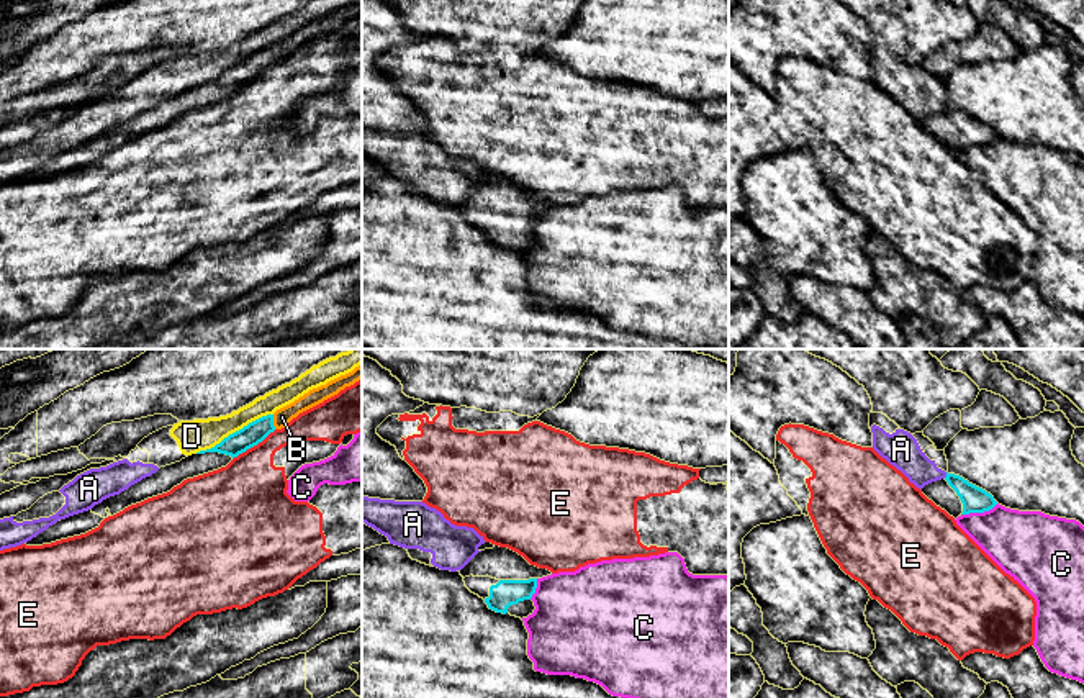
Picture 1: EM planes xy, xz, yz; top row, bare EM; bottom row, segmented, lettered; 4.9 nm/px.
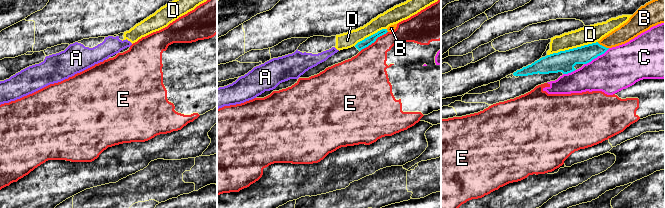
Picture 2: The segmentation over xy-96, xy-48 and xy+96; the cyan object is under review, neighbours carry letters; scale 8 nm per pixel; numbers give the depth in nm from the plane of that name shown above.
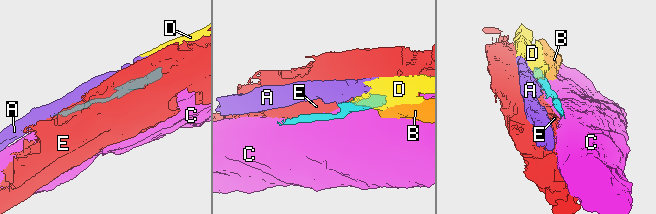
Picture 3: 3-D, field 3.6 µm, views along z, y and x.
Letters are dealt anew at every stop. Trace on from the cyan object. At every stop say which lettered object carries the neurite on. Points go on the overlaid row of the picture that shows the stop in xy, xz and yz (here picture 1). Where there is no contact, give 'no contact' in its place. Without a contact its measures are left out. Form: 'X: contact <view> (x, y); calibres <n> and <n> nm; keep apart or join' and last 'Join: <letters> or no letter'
A: contact yz (947, 475); calibres 130 and 170 nm; keep apart
B: contact xy (272, 421); calibres 110 and 90 nm; join
C: contact yz (980, 512); calibres 130 and 300 nm; keep apart
D: contact xy (233, 433); calibres 110 and 160 nm; keep apart
E: contact xy (254, 444); calibres 110 and 360 nm; keep apart
Join: B

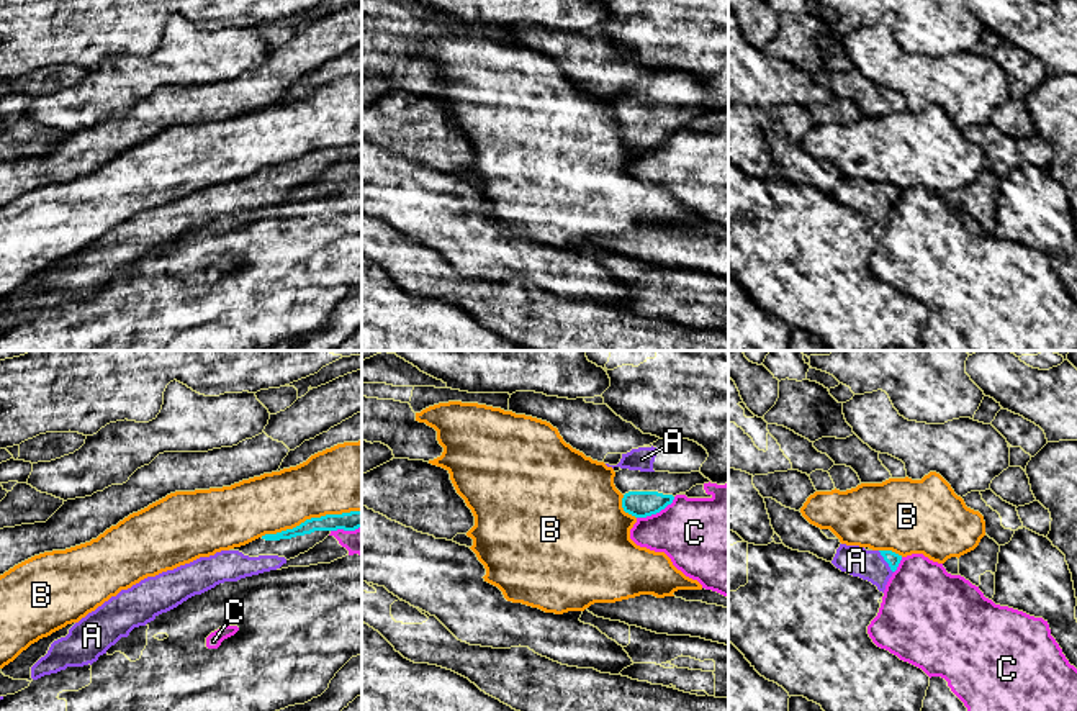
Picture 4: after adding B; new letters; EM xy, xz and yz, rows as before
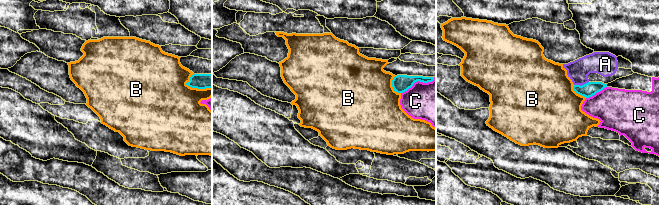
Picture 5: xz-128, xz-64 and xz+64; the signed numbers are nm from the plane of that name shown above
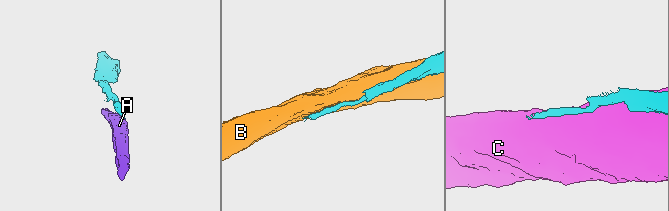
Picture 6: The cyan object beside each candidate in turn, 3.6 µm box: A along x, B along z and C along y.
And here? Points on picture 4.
A: contact yz (886, 561); calibres 70 and 150 nm; join
B: contact xy (311, 518); calibres 100 and 320 nm; keep apart
C: contact xz (657, 511); calibres 130 and 380 nm; keep apart
Join: A

